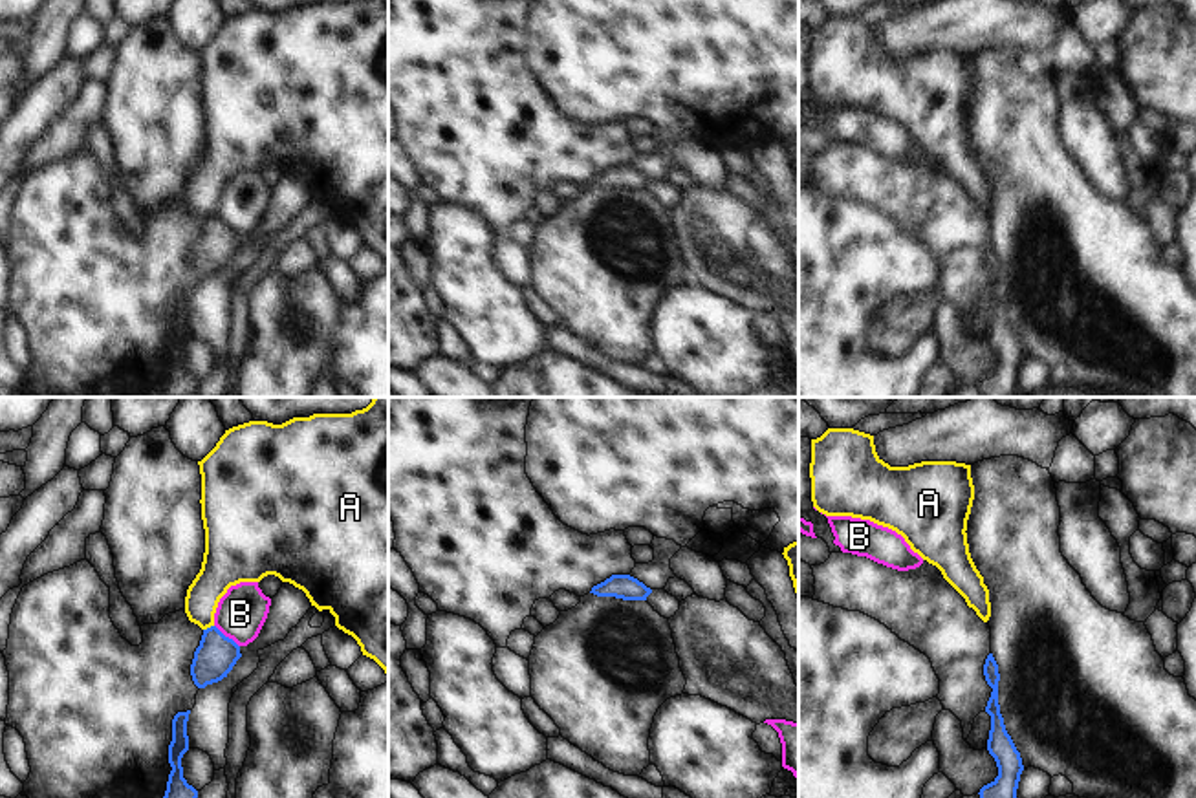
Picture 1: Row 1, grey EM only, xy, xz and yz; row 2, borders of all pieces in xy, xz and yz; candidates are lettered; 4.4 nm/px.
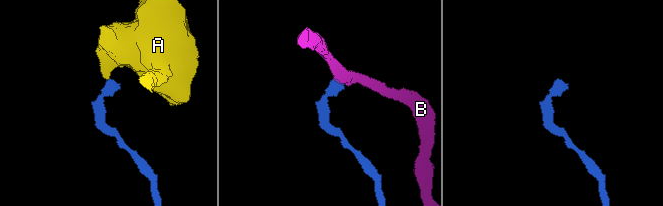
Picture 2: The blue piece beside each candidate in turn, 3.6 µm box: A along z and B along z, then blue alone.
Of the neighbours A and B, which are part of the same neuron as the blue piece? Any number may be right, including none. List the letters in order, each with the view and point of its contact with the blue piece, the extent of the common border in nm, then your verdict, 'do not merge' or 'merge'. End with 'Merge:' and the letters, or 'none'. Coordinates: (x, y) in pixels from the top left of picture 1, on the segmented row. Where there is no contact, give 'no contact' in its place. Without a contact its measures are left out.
A: contact xy (207, 628); length 50 nm; do not merge
B: contact xy (228, 637); length 150 nm; do not merge
Merge: none

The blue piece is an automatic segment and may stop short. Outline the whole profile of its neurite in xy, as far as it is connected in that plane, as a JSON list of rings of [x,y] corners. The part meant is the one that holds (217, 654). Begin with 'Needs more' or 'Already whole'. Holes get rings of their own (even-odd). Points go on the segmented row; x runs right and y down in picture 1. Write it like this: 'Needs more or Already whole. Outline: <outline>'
Already whole. Outline: [[[216,626],[203,630],[190,664],[194,685],[205,688],[207,685],[222,681],[240,657],[240,646]]]

